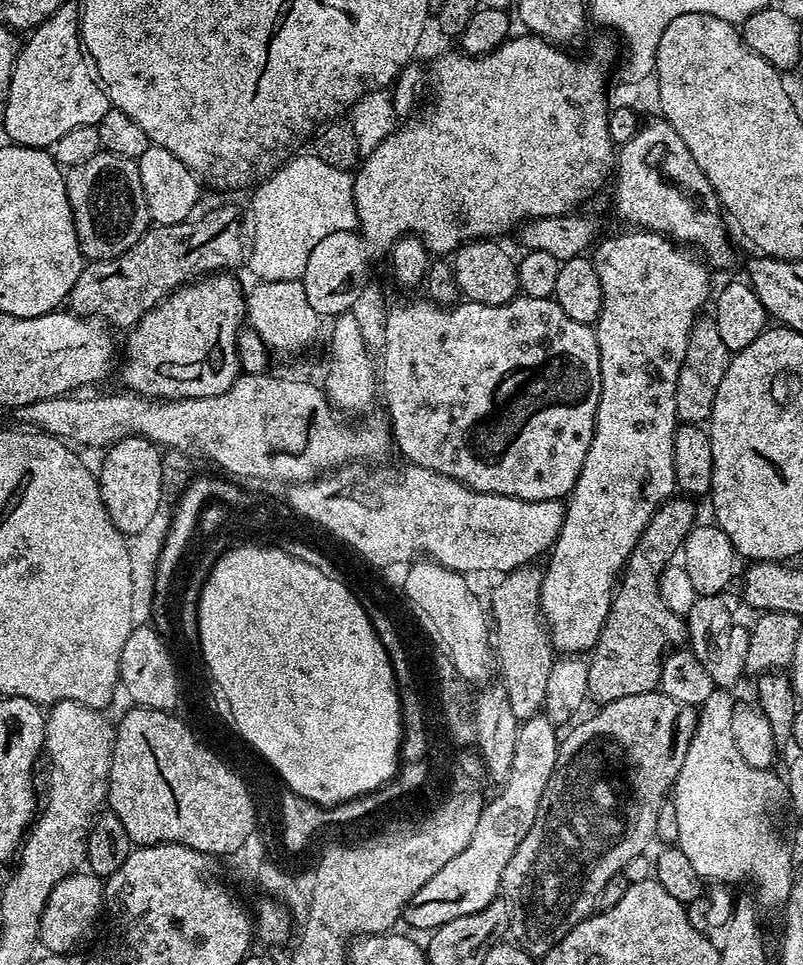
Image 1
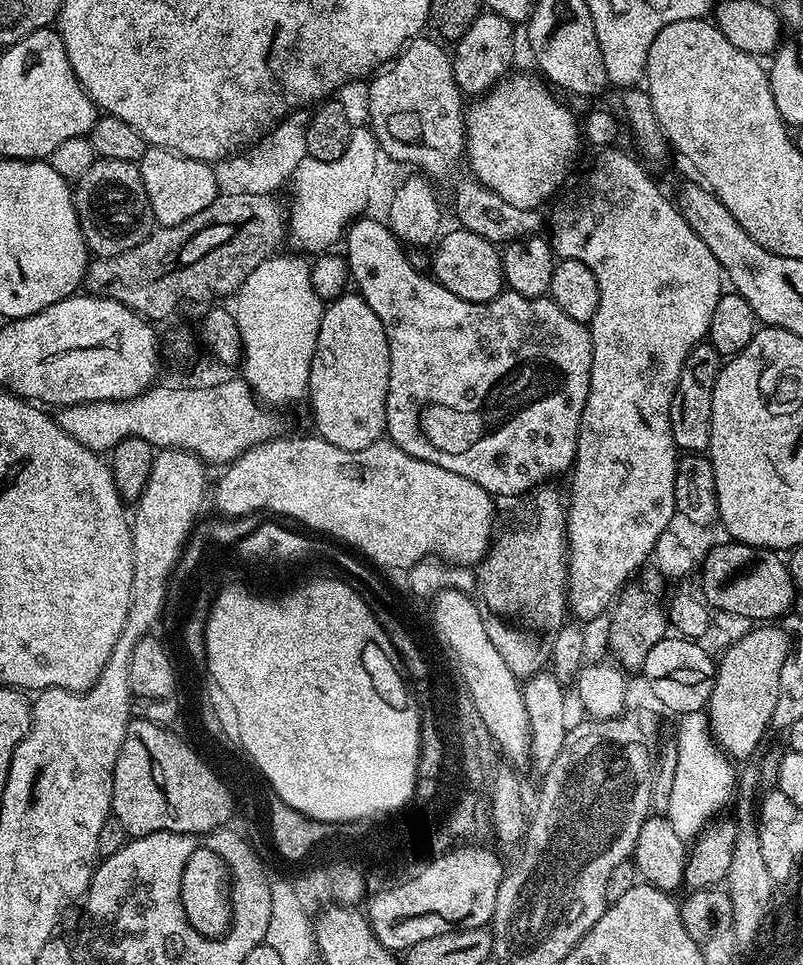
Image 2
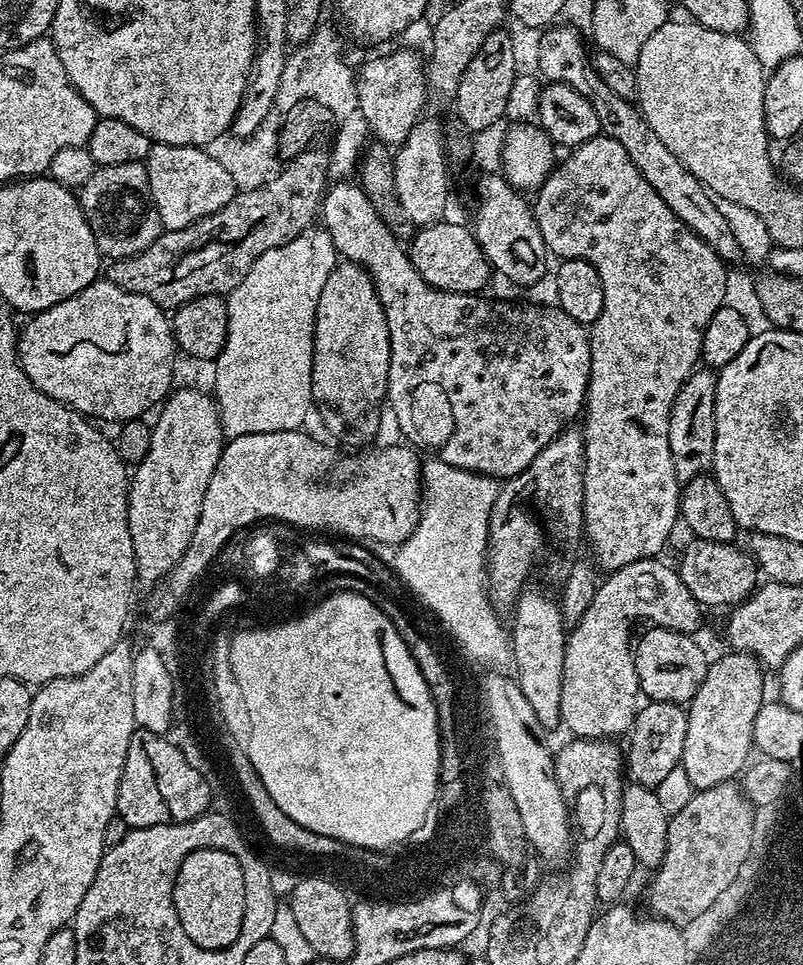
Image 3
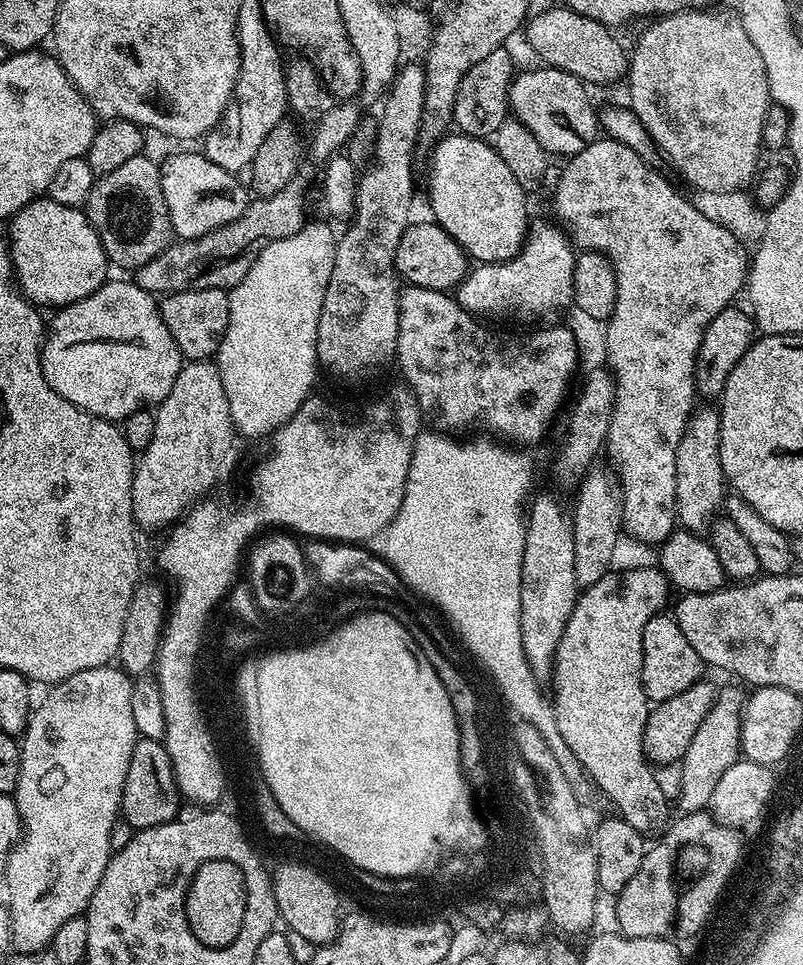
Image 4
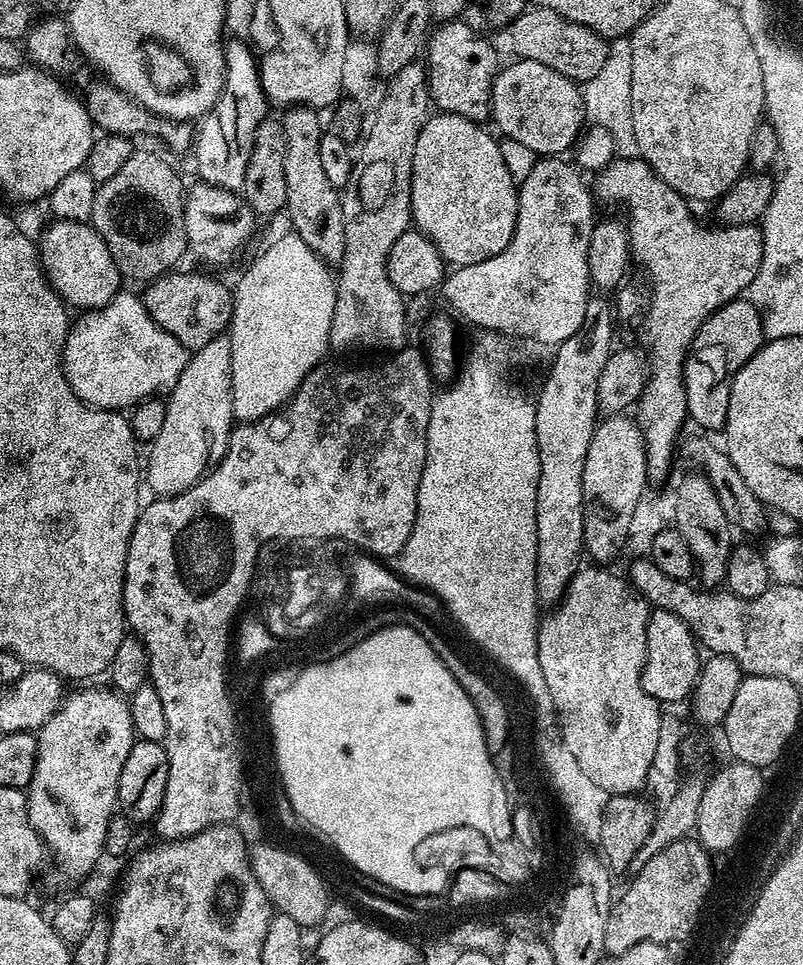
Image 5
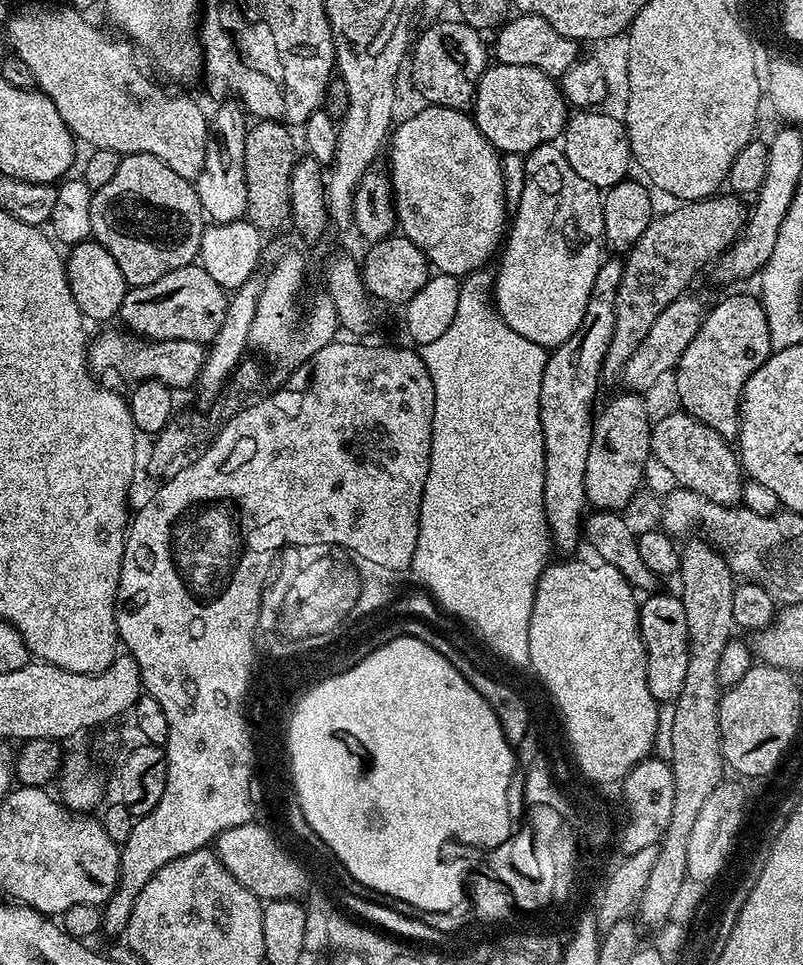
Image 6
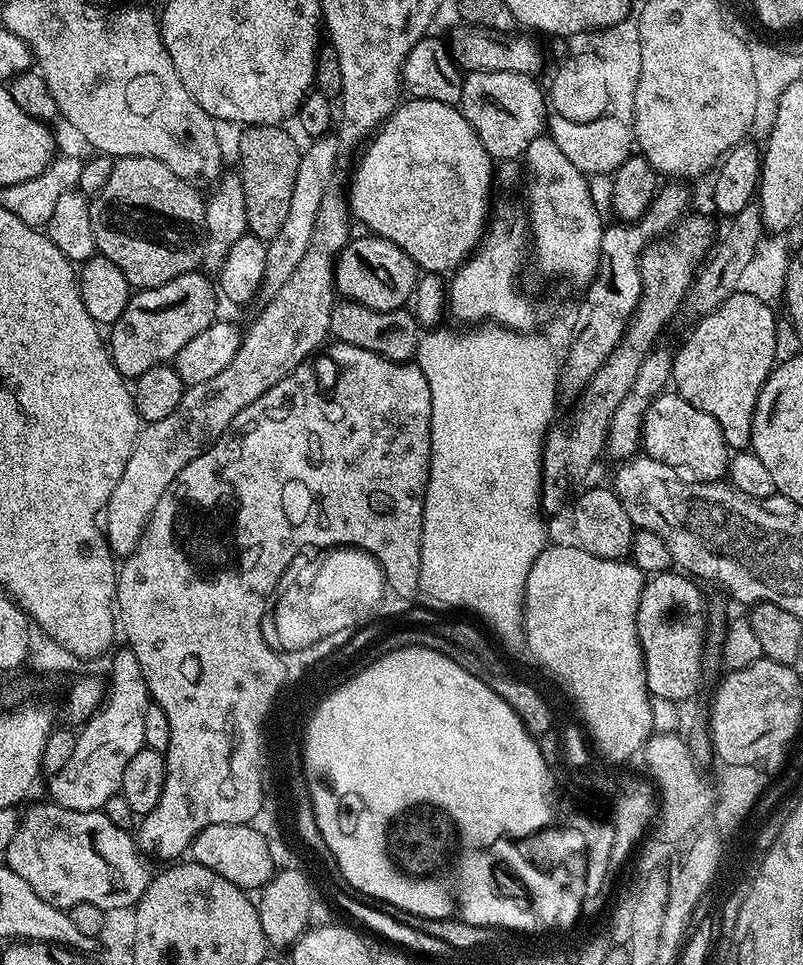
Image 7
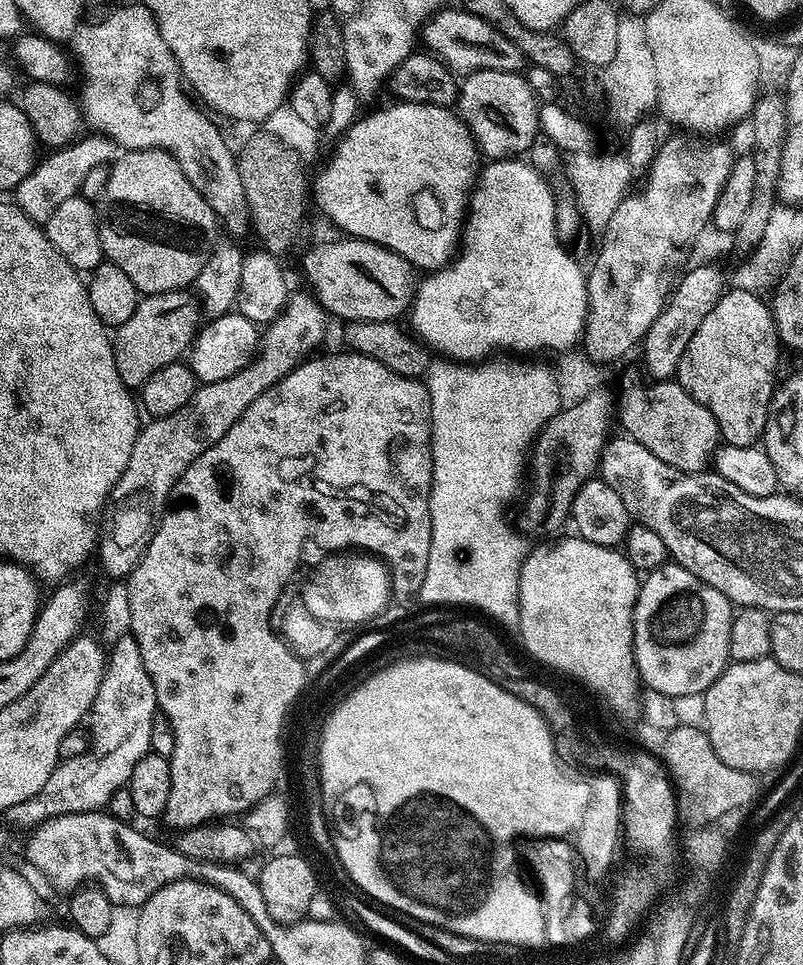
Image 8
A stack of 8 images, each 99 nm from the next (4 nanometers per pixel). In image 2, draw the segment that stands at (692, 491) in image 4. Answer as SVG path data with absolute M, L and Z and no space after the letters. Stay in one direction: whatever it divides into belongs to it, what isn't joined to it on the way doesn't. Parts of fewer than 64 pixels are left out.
M707 342L697 344L688 352L670 406L670 430L676 447L681 453L700 454L708 447L714 410L714 382L718 378L721 367L722 357Z

